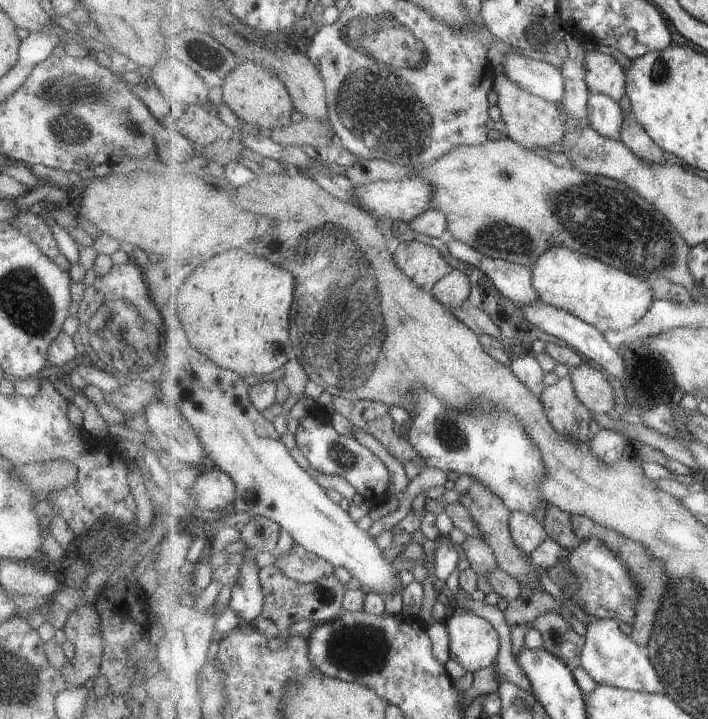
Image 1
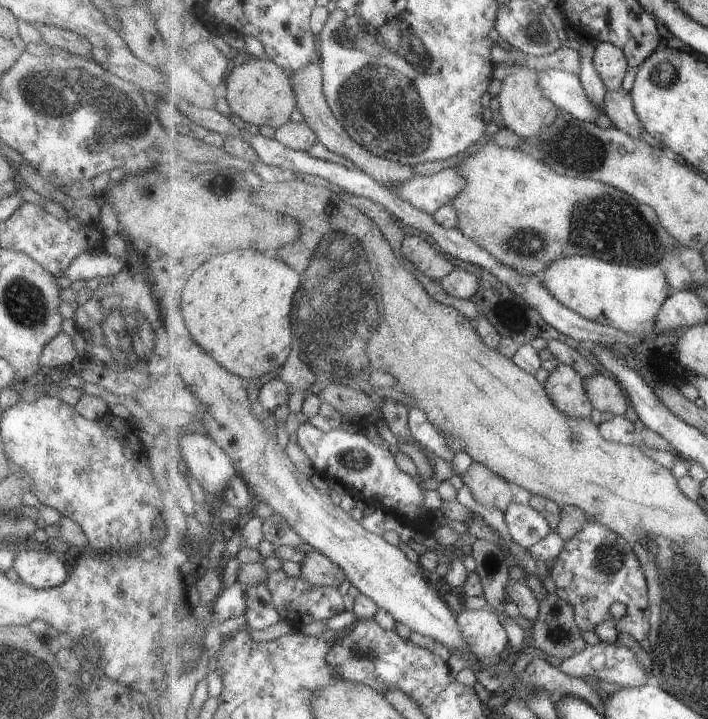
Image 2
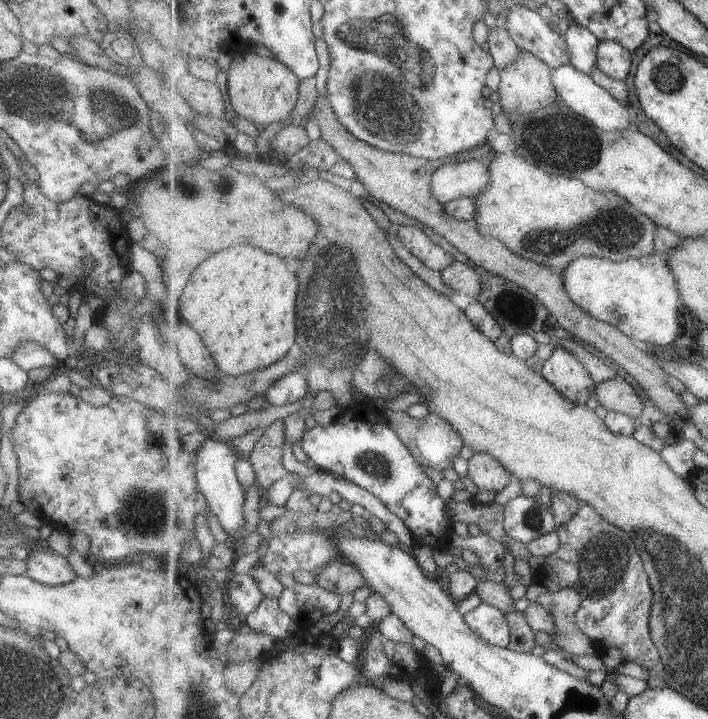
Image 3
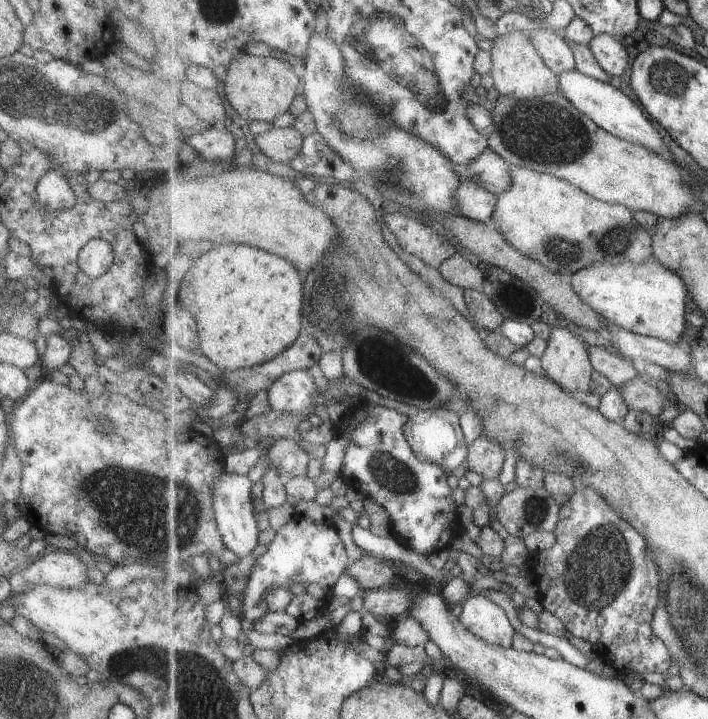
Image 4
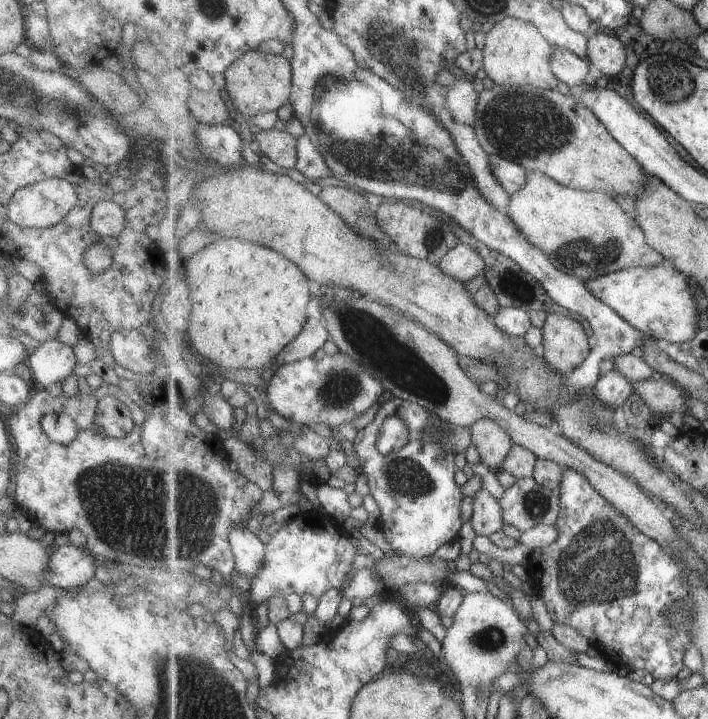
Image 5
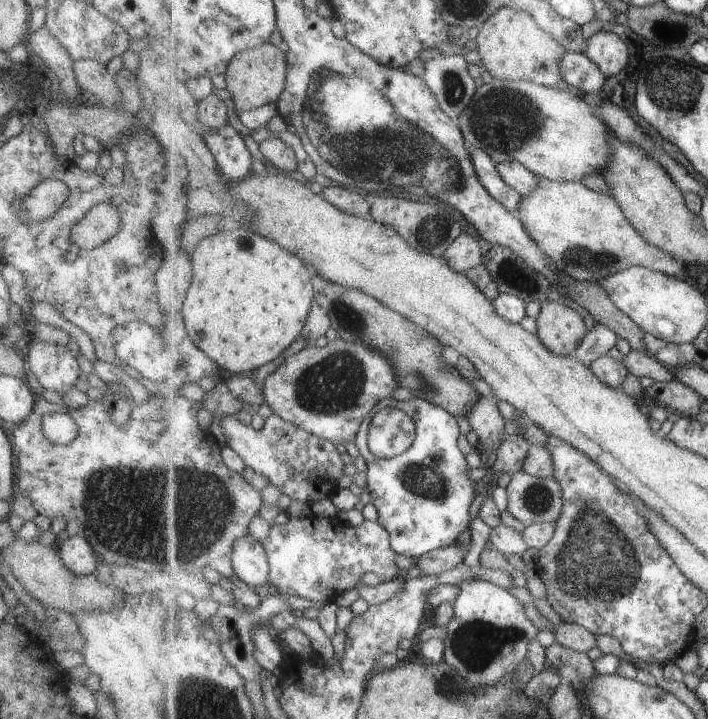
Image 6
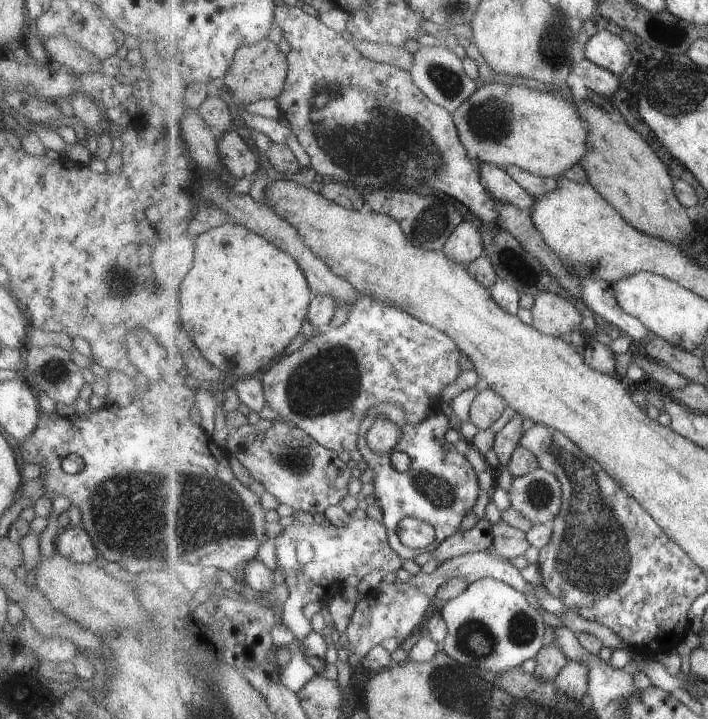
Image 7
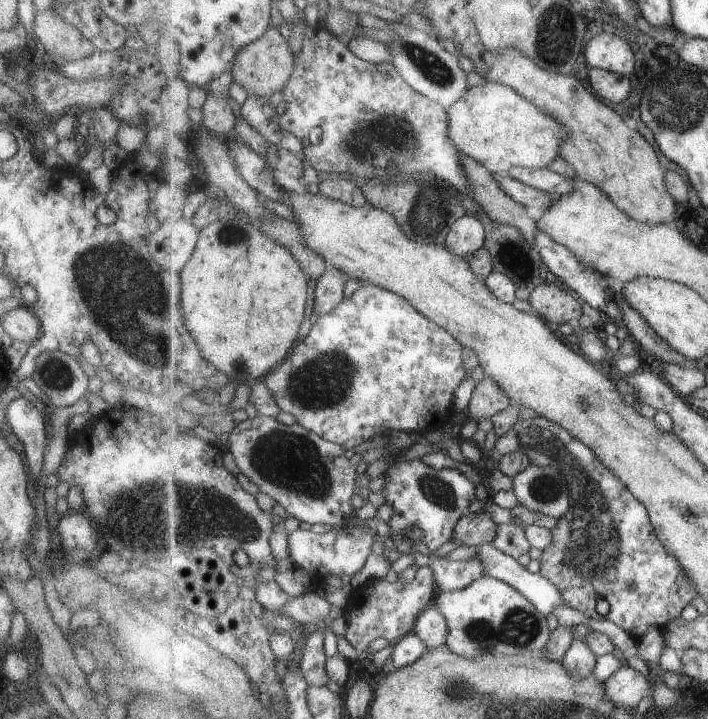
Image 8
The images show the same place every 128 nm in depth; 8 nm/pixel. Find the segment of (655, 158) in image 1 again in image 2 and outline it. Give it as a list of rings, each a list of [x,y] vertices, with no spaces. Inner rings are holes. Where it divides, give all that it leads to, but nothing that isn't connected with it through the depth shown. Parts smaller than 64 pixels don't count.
[[[607,89],[607,112],[606,115],[613,122],[614,126],[627,132],[635,138],[642,138],[640,134],[645,131],[644,126],[639,126],[639,115],[635,110],[632,91]]]

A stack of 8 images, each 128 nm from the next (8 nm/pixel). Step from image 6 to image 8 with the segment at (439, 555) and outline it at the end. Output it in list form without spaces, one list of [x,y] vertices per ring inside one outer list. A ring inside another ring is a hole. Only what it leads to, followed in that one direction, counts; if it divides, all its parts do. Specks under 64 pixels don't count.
[[[485,508],[477,513],[467,513],[459,520],[451,542],[456,547],[482,547],[495,538],[497,526],[498,524],[489,516]]]

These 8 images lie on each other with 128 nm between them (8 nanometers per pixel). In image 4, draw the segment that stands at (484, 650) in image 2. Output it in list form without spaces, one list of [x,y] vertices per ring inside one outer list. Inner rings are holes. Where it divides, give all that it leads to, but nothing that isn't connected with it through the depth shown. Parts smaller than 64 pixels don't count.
[[[472,592],[461,606],[459,618],[469,633],[493,645],[512,647],[517,632],[501,601]]]

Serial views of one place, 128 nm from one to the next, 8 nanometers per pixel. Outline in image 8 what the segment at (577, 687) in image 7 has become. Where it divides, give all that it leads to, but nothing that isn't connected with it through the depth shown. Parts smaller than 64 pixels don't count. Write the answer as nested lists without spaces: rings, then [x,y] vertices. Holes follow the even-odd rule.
[[[583,635],[583,638],[577,638],[573,641],[562,663],[573,678],[583,680],[583,678],[595,674],[597,661],[598,656],[595,656],[595,652],[589,648]]]

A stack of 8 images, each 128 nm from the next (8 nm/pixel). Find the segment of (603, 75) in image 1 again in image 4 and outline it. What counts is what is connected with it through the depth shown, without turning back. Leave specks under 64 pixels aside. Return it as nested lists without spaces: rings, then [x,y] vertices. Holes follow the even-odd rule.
[[[606,33],[596,35],[590,48],[597,61],[603,66],[603,70],[613,79],[621,76],[627,70],[629,52],[617,37]]]

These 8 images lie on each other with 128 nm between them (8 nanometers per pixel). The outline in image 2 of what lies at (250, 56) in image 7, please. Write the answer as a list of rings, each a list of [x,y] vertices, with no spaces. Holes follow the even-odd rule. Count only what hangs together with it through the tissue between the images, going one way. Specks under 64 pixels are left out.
[[[268,57],[249,58],[233,68],[226,80],[226,100],[238,122],[252,122],[257,127],[284,125],[296,109],[296,96],[290,73]]]

